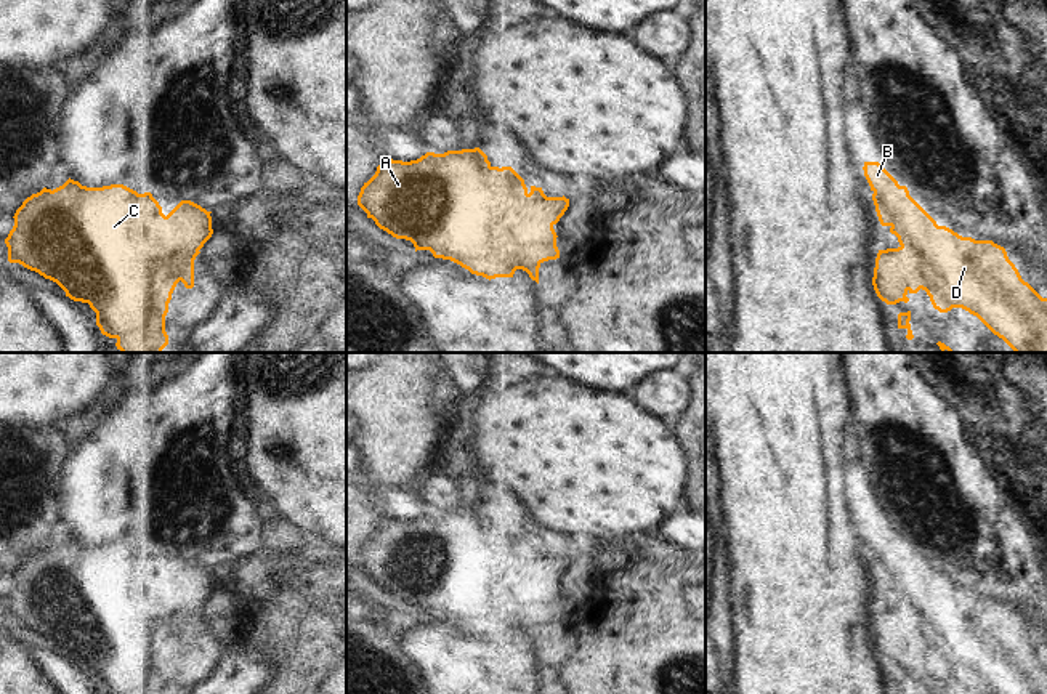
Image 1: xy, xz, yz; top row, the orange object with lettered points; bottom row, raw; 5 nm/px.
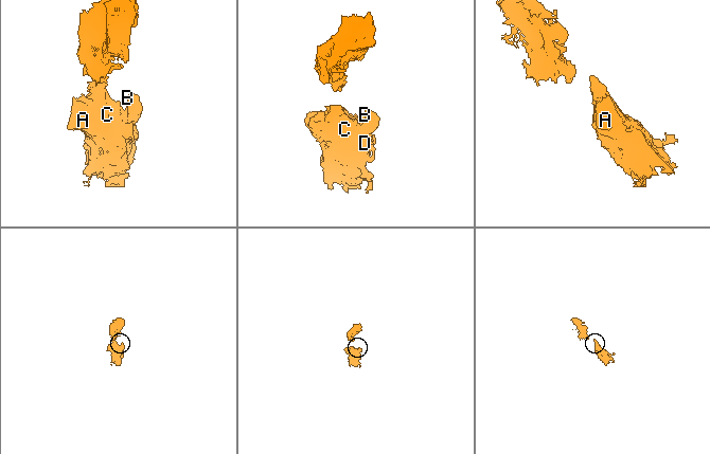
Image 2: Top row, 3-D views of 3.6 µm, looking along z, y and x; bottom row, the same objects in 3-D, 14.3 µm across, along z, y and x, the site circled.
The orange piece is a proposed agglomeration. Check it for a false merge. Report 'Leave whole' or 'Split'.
Leave whole

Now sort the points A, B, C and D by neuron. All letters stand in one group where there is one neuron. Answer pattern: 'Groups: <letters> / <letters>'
Groups: A B C D

